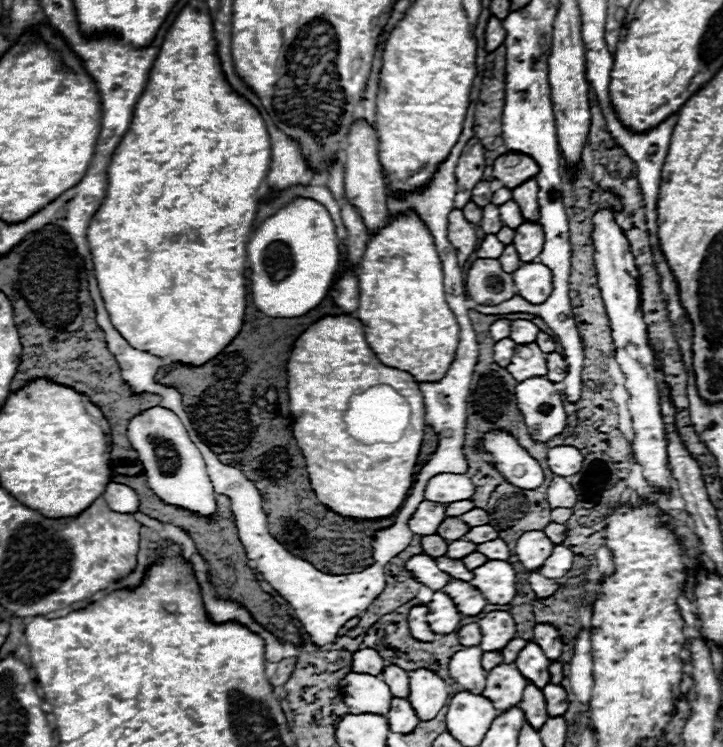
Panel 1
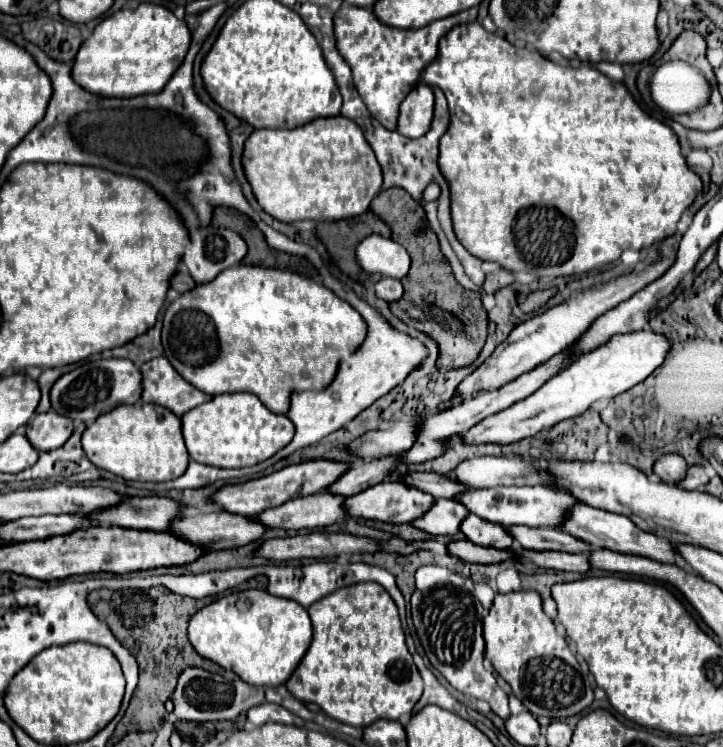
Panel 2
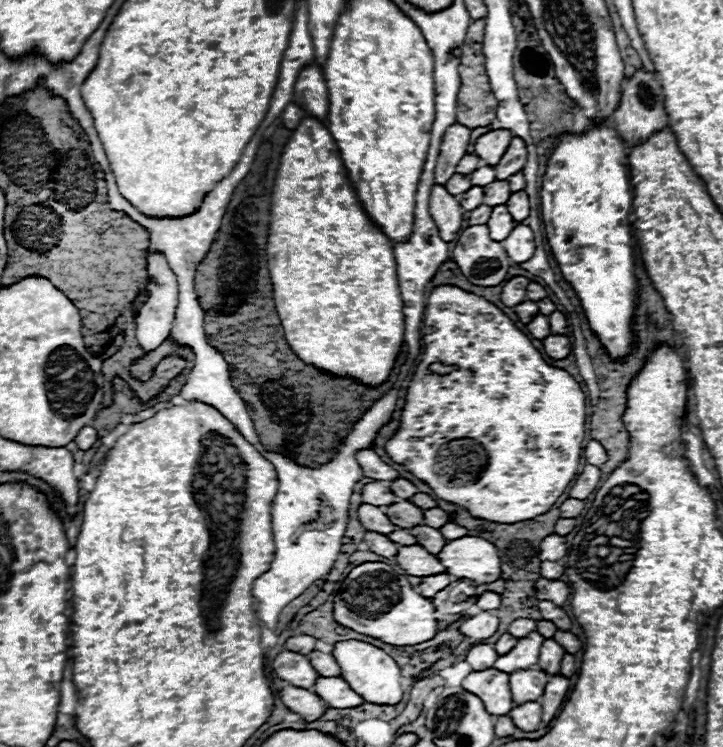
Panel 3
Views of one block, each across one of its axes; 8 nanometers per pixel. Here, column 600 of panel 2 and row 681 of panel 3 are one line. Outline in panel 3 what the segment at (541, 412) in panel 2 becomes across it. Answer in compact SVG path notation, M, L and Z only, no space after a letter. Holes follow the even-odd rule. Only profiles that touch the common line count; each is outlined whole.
M342 640L332 646L332 656L336 658L340 666L340 678L356 690L366 702L376 702L376 704L398 704L402 700L404 688L402 688L402 674L392 656L388 656L384 650L360 642L360 640Z

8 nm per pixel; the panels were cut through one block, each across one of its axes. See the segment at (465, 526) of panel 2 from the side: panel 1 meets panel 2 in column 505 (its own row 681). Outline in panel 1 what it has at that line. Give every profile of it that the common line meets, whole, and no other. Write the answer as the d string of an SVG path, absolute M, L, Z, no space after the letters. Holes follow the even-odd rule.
M528 642L526 648L516 658L516 668L520 668L520 674L524 674L524 678L536 684L540 690L550 682L548 666L550 662L540 650L540 646L536 646L536 642Z

